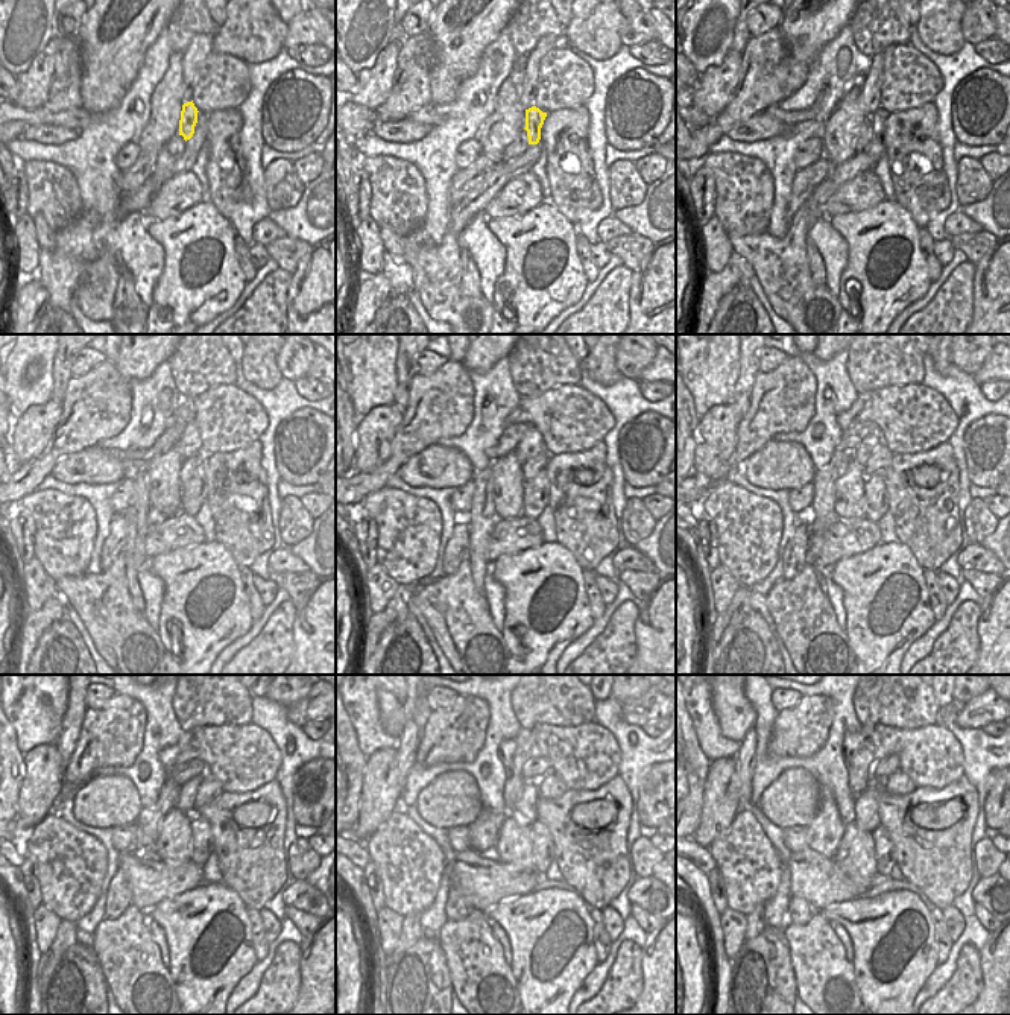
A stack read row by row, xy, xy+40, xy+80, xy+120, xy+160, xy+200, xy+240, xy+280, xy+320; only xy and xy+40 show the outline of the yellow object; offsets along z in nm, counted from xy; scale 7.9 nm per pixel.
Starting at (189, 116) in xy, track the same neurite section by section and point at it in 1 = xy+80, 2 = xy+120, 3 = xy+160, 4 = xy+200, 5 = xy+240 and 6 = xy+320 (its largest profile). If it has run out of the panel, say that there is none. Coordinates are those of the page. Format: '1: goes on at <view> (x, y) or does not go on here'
1: goes on at xy+80 (875, 148)
2: goes on at xy+120 (193, 493)
3: goes on at xy+160 (535, 493)
4: goes on at xy+200 (877, 505)
5: goes on at xy+240 (201, 834)
6: goes on at xy+320 (884, 853)

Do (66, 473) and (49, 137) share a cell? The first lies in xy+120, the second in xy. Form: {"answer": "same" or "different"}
{"answer": "same"}

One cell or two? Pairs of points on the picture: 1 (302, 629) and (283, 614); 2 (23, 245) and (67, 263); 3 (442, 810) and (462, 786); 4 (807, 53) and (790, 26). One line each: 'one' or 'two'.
1: two
2: two
3: one
4: one

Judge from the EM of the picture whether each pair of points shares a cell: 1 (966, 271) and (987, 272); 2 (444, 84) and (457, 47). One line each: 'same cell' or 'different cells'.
1: different cells
2: same cell

